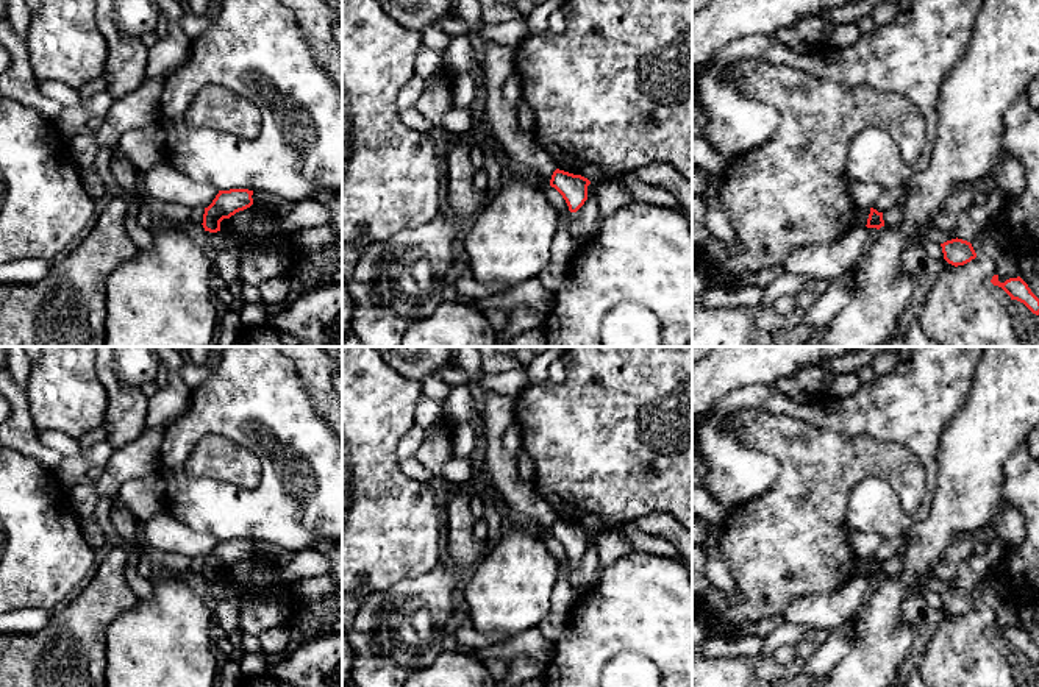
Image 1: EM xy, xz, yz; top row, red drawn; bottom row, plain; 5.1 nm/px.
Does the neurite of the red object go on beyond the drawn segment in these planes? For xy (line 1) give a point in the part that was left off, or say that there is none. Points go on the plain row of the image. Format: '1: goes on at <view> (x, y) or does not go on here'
1: does not go on here

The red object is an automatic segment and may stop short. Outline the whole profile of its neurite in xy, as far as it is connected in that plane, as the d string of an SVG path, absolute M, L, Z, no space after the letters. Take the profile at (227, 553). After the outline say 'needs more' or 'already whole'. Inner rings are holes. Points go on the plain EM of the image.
M230 539L219 540L212 553L205 557L203 578L209 582L220 581L220 571L230 568L239 561L244 561L253 554L253 540L248 539Z; already whole

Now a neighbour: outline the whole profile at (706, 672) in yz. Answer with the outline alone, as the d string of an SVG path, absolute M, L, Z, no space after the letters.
M700 657L692 662L692 687L762 687L750 664L741 657Z

